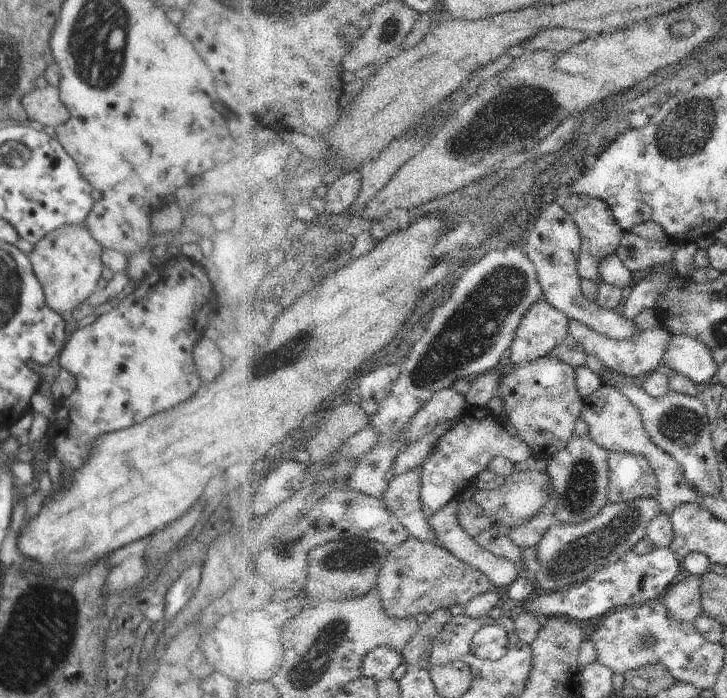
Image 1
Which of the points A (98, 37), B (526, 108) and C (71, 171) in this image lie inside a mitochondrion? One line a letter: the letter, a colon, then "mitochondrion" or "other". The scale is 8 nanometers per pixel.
A: mitochondrion
B: mitochondrion
C: other

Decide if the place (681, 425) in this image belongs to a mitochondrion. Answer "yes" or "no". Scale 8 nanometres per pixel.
yes

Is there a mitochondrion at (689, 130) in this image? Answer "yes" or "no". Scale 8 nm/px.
yes

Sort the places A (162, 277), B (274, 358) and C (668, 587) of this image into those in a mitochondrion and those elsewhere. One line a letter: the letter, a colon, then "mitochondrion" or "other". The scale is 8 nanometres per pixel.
A: other
B: other
C: other

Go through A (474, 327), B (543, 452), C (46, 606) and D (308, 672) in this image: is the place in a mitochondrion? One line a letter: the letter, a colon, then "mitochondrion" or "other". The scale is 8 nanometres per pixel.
A: mitochondrion
B: other
C: mitochondrion
D: mitochondrion

